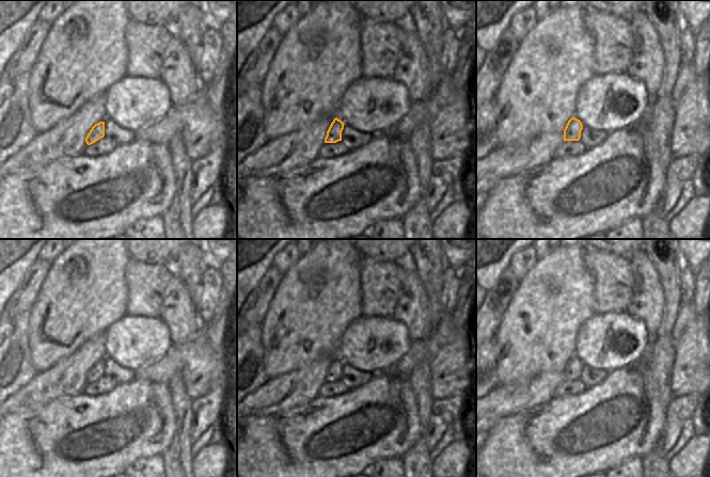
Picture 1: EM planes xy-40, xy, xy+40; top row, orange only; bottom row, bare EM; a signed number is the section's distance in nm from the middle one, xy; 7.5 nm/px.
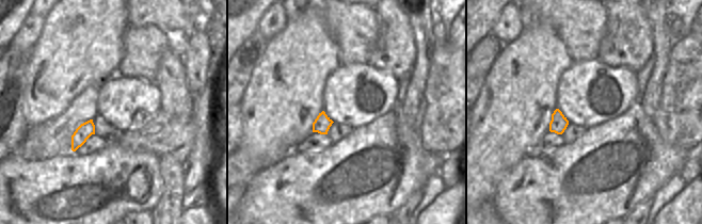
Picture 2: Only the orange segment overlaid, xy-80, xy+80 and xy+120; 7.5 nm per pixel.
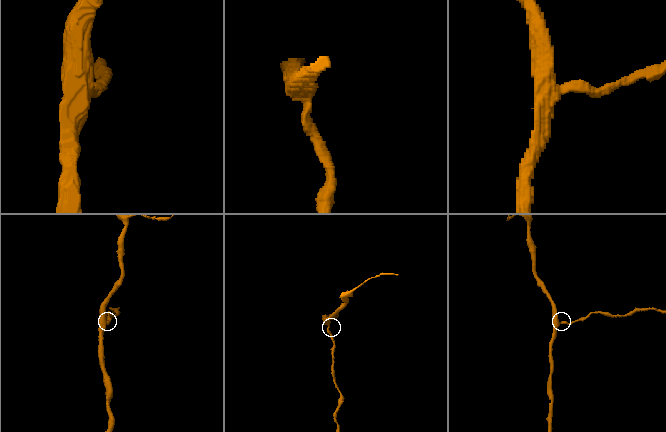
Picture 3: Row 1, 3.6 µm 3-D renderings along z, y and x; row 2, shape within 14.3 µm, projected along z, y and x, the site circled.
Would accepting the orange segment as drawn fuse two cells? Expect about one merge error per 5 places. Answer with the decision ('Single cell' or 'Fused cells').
Single cell.

